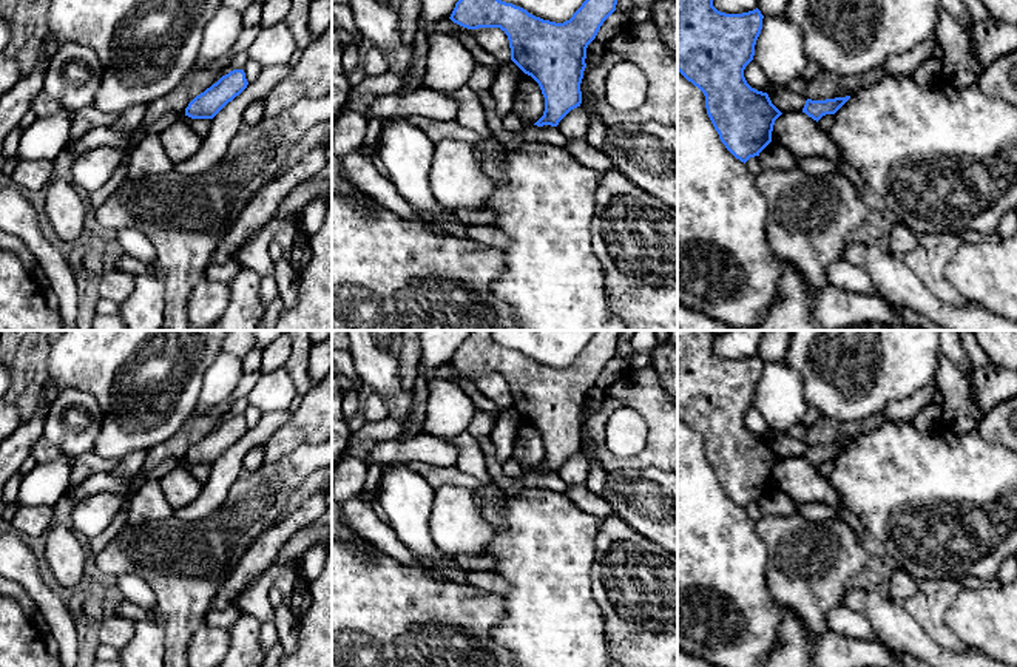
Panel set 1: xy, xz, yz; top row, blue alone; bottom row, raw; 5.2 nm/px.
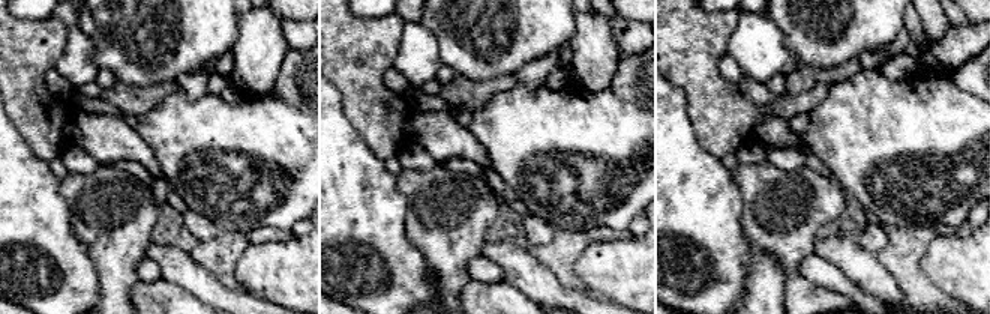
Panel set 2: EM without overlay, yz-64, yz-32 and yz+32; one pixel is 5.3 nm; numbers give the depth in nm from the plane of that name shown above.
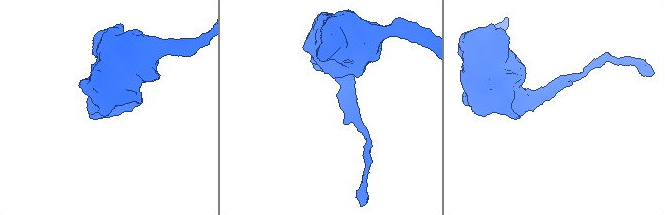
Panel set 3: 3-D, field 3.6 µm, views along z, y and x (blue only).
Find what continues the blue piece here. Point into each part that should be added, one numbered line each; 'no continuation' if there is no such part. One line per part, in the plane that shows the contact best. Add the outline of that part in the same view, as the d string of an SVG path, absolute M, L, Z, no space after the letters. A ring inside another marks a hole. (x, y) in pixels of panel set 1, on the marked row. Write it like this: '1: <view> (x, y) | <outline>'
no continuation

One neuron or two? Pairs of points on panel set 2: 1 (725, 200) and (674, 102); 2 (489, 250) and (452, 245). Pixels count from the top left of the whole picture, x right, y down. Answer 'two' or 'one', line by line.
1: one
2: two

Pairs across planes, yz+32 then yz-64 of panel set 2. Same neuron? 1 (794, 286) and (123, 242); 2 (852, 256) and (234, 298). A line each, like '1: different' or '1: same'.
1: different
2: same

